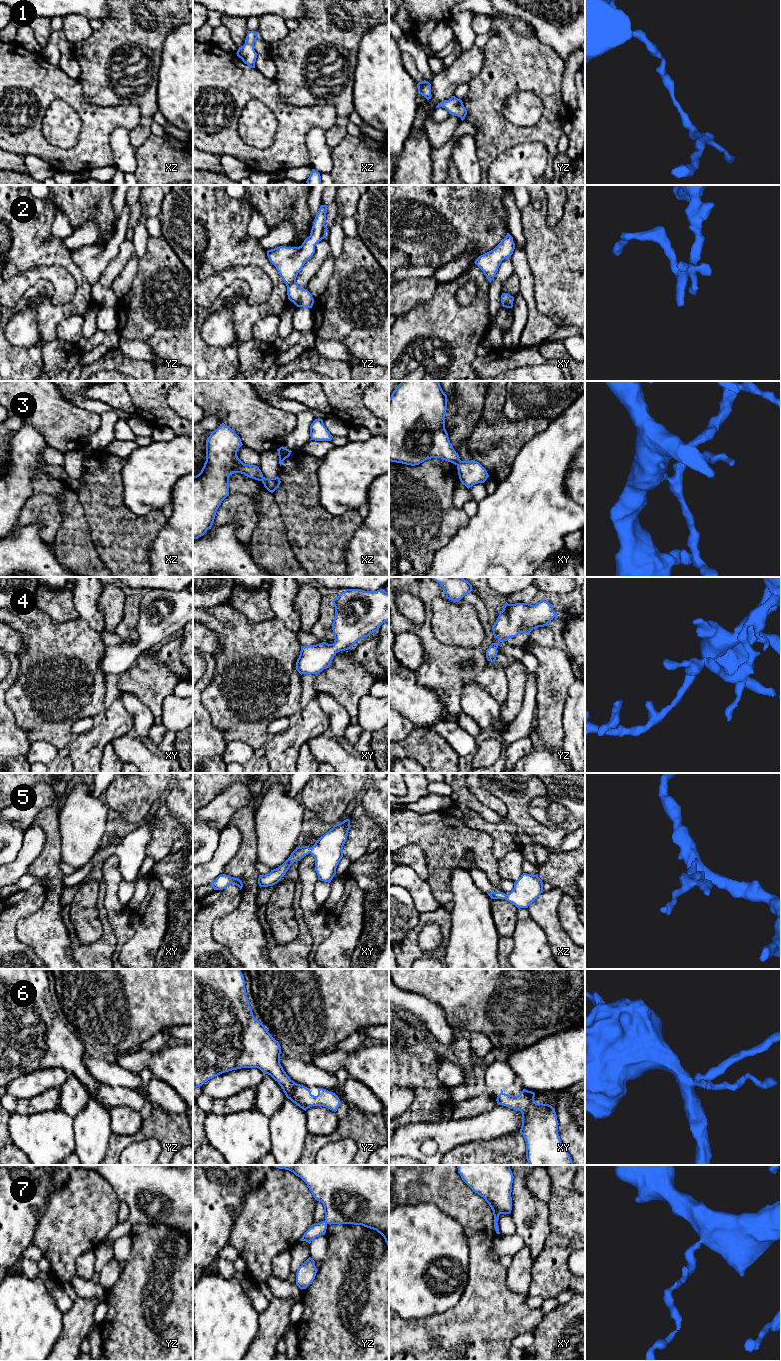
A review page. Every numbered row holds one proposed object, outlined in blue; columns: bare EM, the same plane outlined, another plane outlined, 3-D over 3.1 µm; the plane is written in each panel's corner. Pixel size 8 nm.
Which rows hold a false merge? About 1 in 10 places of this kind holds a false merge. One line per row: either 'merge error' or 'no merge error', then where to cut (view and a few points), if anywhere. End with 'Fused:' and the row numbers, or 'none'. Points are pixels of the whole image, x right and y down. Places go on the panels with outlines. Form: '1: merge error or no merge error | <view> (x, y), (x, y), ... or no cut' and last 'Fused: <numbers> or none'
1: no merge error | no cut
2: no merge error | no cut
3: merge error | xy (459, 459), (456, 464)
4: no merge error | no cut
5: no merge error | no cut
6: no merge error | no cut
7: no merge error | no cut
Fused: 3

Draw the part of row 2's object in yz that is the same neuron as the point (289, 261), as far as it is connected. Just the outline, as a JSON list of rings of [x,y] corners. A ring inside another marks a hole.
[[[321,205],[314,219],[310,236],[299,247],[279,246],[267,251],[270,262],[276,267],[287,286],[288,299],[297,307],[312,308],[314,299],[311,293],[301,288],[296,277],[307,260],[315,253],[315,246],[326,237],[325,225],[327,205]]]

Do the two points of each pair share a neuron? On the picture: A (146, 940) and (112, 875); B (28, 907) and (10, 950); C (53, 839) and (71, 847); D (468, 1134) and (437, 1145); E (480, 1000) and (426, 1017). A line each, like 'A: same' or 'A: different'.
A: different
B: same
C: different
D: same
E: different

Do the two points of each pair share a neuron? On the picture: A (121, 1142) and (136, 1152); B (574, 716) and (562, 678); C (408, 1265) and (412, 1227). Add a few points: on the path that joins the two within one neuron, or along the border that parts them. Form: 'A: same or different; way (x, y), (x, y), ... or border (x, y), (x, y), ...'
A: different; border (149, 1138), (132, 1142), (120, 1154)
B: different; border (574, 680), (568, 689), (562, 716)
C: same; way (412, 1256), (412, 1236)

